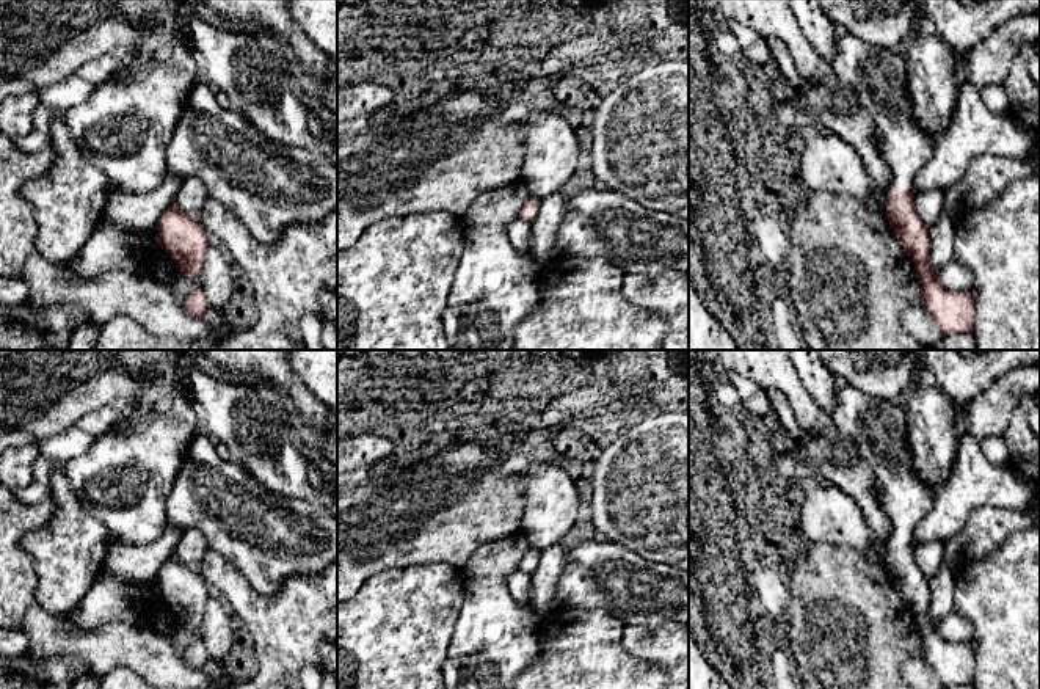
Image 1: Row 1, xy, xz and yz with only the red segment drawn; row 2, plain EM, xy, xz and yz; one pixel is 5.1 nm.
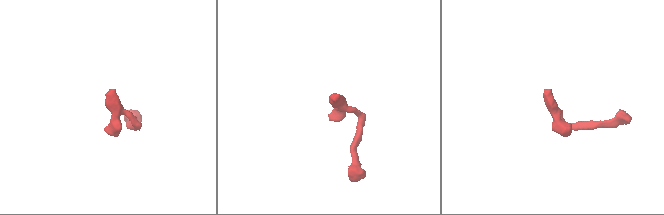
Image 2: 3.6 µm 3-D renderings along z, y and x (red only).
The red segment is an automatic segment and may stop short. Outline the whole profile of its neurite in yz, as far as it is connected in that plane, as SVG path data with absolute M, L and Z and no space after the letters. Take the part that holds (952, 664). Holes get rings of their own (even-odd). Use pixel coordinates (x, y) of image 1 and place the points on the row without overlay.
M838 381L835 410L828 416L841 435L858 446L871 466L891 521L885 565L894 587L915 615L922 656L943 686L971 684L976 653L938 634L930 620L930 587L913 554L913 532L932 510L935 493L913 472L907 443L907 416L897 403L878 400Z

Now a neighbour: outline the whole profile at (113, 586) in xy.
M102 573L67 617L75 629L89 631L113 622L143 618L147 596L141 587Z

